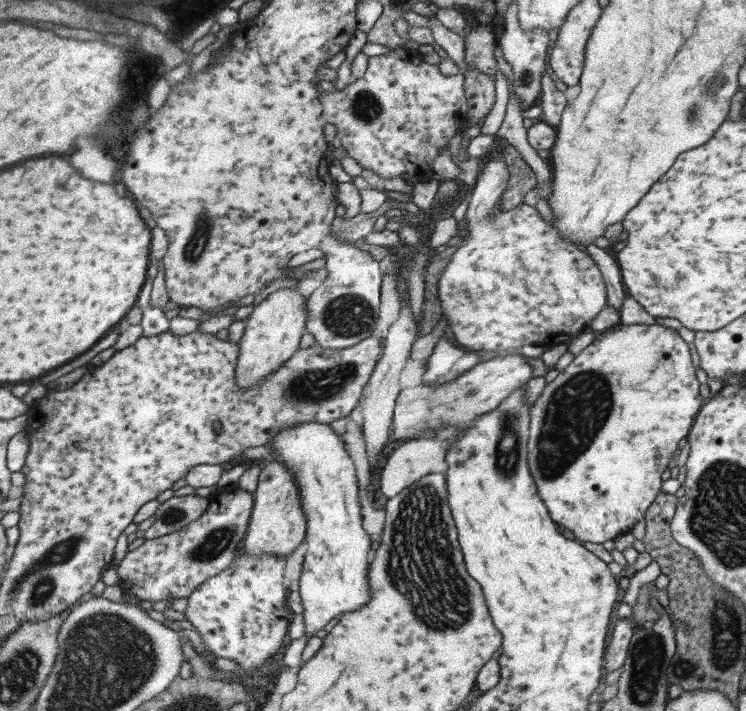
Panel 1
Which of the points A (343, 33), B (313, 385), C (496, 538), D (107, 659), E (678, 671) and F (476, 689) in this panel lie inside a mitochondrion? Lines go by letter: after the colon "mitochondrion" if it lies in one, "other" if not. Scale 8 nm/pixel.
A: other
B: mitochondrion
C: other
D: mitochondrion
E: mitochondrion
F: other

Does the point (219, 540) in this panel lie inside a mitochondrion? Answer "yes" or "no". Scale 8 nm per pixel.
yes

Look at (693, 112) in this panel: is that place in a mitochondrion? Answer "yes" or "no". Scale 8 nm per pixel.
yes

